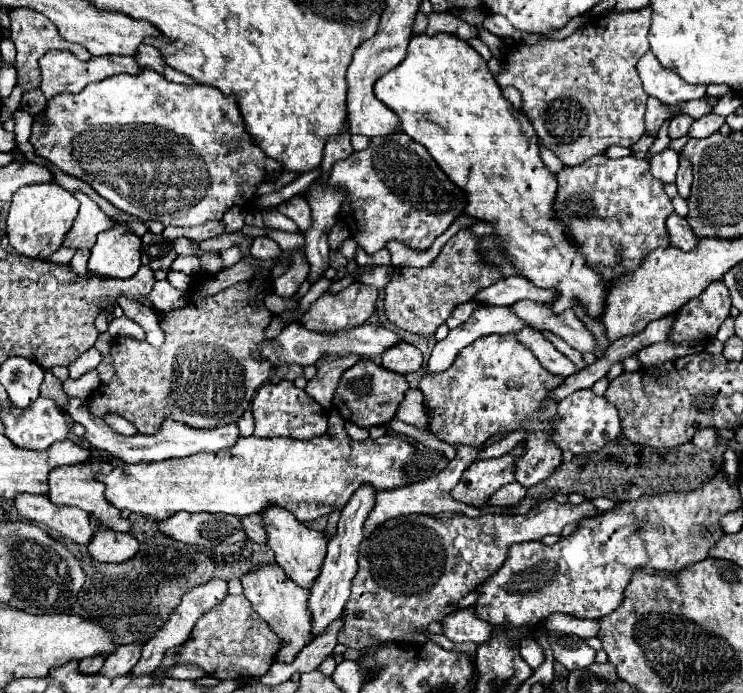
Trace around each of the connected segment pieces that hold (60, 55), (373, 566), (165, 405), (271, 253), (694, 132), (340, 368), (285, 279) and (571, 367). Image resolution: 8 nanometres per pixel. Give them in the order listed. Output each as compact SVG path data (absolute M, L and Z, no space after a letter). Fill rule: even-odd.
M48 51L46 55L40 57L40 89L50 99L50 95L58 93L78 93L82 91L88 83L102 81L120 73L138 73L140 67L136 65L134 57L122 57L122 55L110 55L110 57L92 57L90 61L80 61L76 55L70 51Z
M554 499L542 501L526 515L482 515L470 519L466 515L440 521L428 515L394 517L378 525L370 537L364 539L358 557L358 573L352 579L352 597L344 607L344 625L338 631L338 643L350 649L364 649L380 641L398 643L424 643L428 641L426 629L432 621L444 621L446 615L458 609L462 597L480 587L484 579L494 575L506 561L508 549L514 543L540 541L544 535L560 535L566 523L580 521L582 517L596 515L596 507L590 501L580 505L560 505Z
M196 273L192 277L194 287L188 293L186 307L158 313L160 327L166 333L162 347L152 347L148 341L138 341L132 337L118 337L112 341L112 359L116 367L116 377L110 385L100 385L98 401L88 401L92 415L118 413L130 421L140 433L156 433L164 417L172 417L190 427L218 427L234 423L244 411L250 409L254 393L262 383L270 379L272 365L266 359L252 359L252 351L258 351L256 345L264 343L264 327L272 321L272 313L264 305L264 297L272 293L272 277L250 279L236 283L212 297L200 293L200 285L210 279L206 273Z
M254 237L248 251L250 251L250 255L260 257L260 259L276 259L280 255L278 243L274 243L268 237Z
M708 113L708 115L704 115L704 117L700 117L700 119L696 119L692 123L692 127L688 129L688 137L692 137L692 139L708 137L714 131L718 131L722 127L722 123L724 123L724 117L718 117L714 113Z
M348 355L348 357L326 357L320 359L320 365L316 365L318 373L314 379L308 381L308 395L312 395L324 409L334 409L333 396L340 381L340 375L350 369L360 357Z
M296 251L292 257L292 269L288 269L282 277L274 279L274 293L280 297L292 297L306 277L308 277L308 261L304 259L302 251Z
M524 327L522 331L516 333L516 337L536 355L536 359L542 363L542 367L548 369L550 373L560 375L560 377L570 377L570 375L578 373L578 367L564 353L560 353L550 341L546 341L536 329Z

